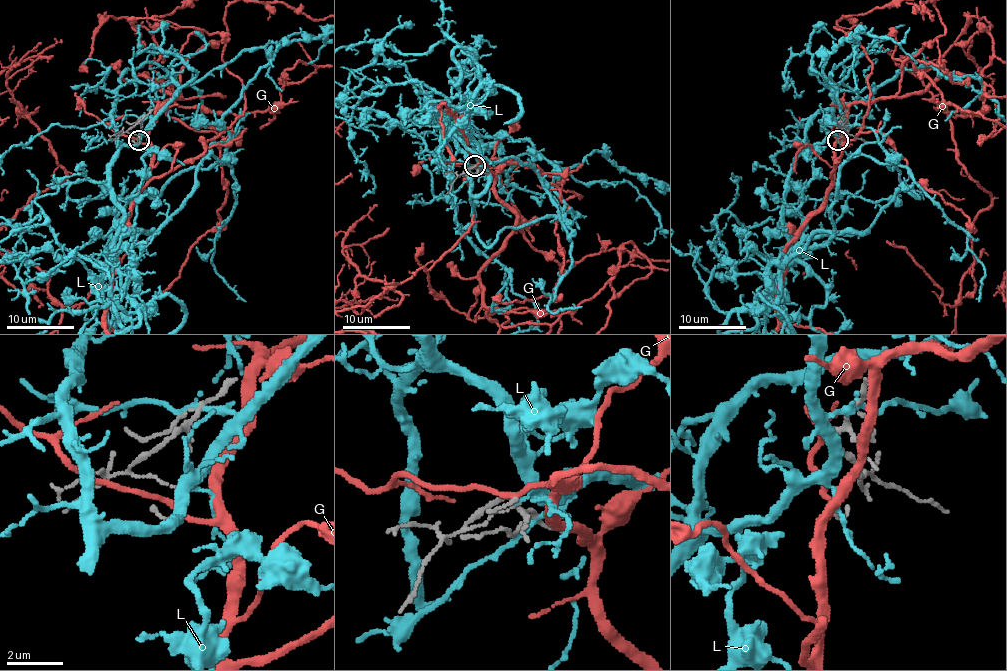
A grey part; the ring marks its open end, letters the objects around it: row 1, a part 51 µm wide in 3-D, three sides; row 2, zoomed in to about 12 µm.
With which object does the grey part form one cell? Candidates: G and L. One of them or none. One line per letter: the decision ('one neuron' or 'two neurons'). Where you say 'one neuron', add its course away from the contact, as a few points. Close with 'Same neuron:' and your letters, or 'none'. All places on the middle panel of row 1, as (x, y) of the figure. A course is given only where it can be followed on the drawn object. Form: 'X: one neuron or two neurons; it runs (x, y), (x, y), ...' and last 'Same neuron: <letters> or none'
G: one neuron
L: two neurons
Same neuron: G

